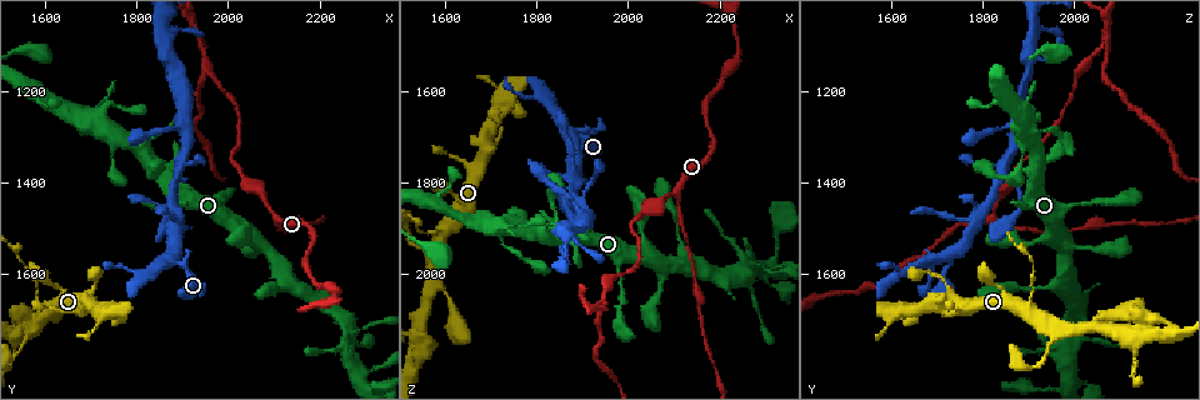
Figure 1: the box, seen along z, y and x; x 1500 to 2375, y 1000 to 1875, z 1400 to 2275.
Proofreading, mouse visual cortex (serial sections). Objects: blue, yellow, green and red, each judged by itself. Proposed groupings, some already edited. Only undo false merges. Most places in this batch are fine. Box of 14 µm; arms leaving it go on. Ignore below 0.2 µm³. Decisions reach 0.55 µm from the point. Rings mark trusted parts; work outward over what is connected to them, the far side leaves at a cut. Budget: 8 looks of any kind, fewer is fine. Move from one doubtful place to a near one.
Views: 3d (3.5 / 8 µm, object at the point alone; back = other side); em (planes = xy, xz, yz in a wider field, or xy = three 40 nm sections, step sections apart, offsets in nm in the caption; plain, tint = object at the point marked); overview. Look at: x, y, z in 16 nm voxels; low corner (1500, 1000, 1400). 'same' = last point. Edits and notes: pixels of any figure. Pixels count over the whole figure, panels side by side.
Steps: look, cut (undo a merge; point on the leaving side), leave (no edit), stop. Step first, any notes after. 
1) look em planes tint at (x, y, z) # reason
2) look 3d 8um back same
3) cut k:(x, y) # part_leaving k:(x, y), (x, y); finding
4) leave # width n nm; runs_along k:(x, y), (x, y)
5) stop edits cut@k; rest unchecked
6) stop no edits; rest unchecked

look 3d 8um at (1590, 1670, 1900) # branch point

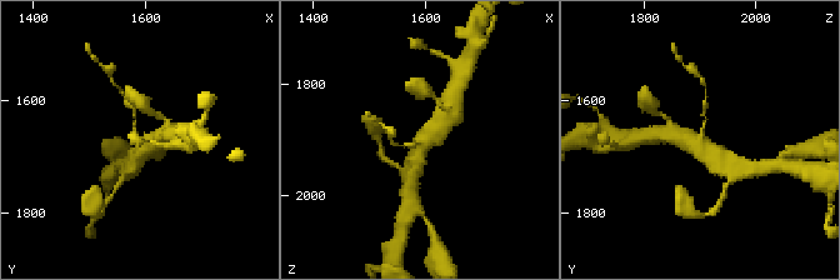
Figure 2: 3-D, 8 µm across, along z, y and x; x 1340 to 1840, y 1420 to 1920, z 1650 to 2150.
look 3d 3.5um at (1590, 1670, 1900)

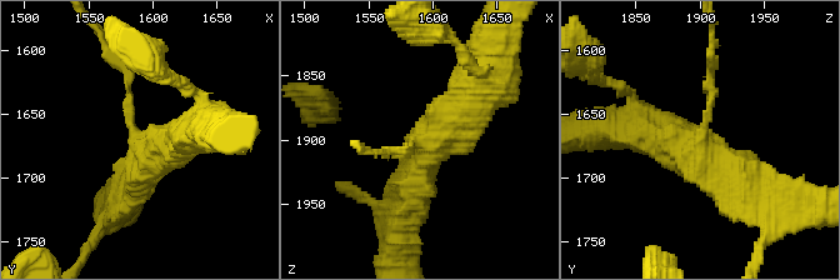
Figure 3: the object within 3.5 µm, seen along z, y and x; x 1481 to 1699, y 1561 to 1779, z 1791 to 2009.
look em xy step 5 tint at (1588, 1670, 1902) # arms 3; arm_widths 100, 450, 600 nm; shape alone is not enough

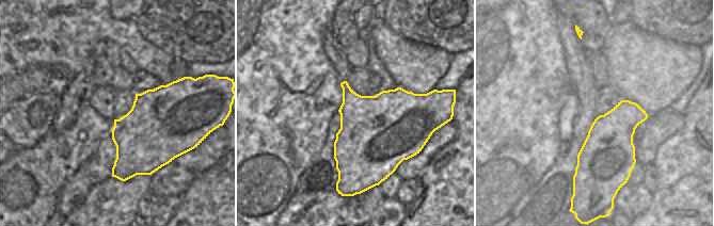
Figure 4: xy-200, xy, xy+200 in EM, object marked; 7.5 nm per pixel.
leave # runs_along 3:(483, 80), (425, 144), (410, 209); all the same cell

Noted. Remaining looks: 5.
look 3d 3.5um at (2095, 1465, 1825) # three-way junction

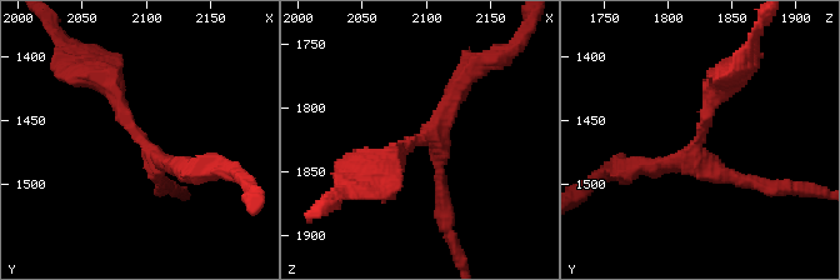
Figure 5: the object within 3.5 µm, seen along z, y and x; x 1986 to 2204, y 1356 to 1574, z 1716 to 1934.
look em xy step 2 tint at (2094, 1462, 1828) # arms 3; arm_widths 200, 200, 250 nm; shape alone is not enough

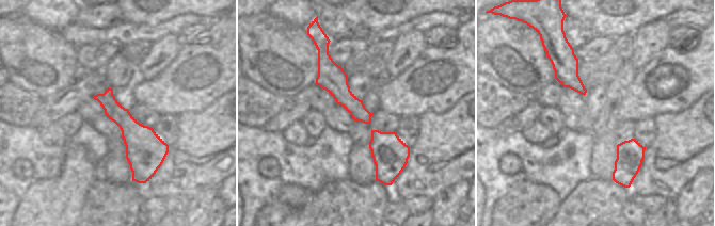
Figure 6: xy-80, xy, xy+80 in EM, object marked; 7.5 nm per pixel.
leave # runs_along 5:(644, 164), (695, 153), (733, 73); one cell here

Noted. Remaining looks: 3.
look 3d 3.5um at (1985, 1450, 2015) # narrows sharply

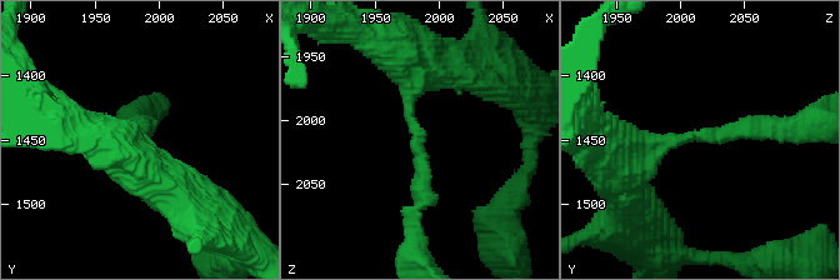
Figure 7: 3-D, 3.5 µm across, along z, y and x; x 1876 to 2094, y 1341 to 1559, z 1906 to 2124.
look em xy step 3 tint at (1980, 1446, 2018)

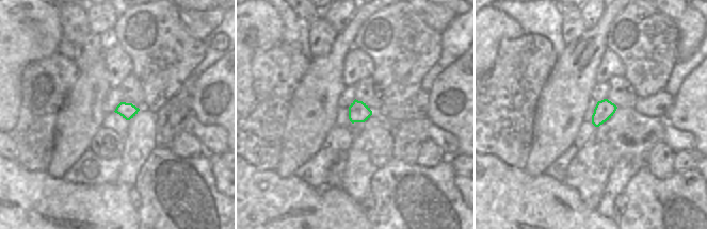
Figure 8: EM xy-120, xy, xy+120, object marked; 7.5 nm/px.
leave # runs_along 7:(624, 164), (650, 141), (778, 126); continuous, no second cell

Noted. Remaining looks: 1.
stop no edits; rest unchecked

